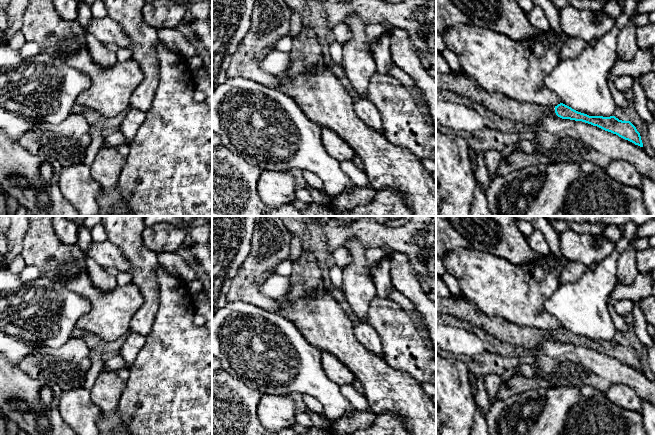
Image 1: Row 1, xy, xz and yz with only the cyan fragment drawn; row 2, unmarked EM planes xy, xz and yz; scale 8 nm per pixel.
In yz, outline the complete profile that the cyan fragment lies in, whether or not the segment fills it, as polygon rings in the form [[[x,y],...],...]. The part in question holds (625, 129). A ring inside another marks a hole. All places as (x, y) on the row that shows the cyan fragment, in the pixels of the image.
[[[436,72],[436,90],[449,90],[472,102],[483,105],[487,110],[526,127],[533,127],[545,116],[558,116],[562,119],[582,121],[618,135],[635,145],[643,147],[640,133],[630,121],[622,121],[615,116],[589,116],[560,103],[557,106],[525,104],[501,93],[489,92],[463,72],[458,74]]]

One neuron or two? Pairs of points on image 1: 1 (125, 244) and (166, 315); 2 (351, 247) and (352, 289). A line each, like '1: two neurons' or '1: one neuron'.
1: two neurons
2: one neuron

